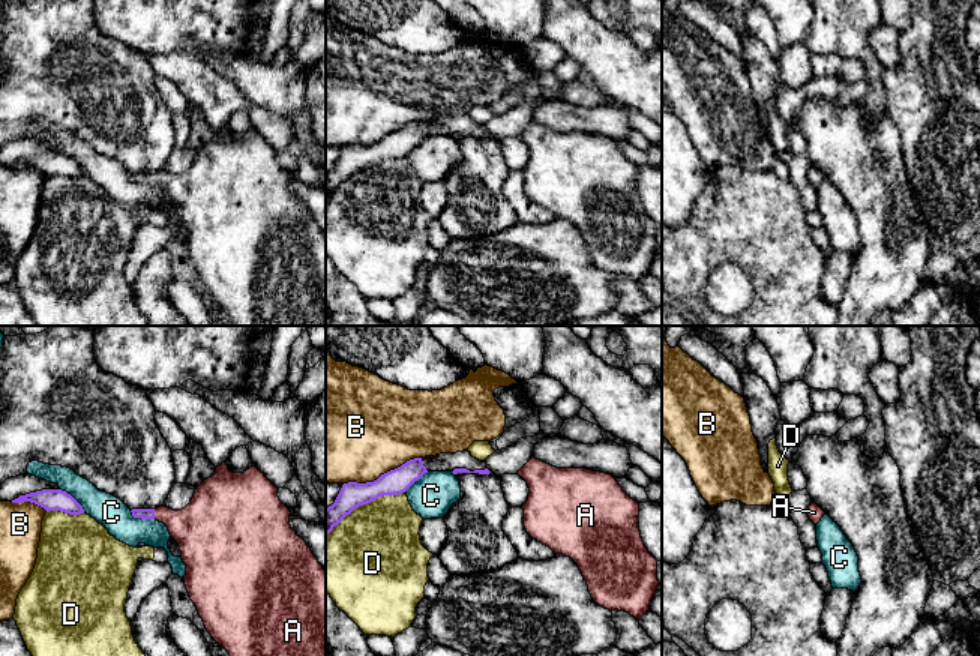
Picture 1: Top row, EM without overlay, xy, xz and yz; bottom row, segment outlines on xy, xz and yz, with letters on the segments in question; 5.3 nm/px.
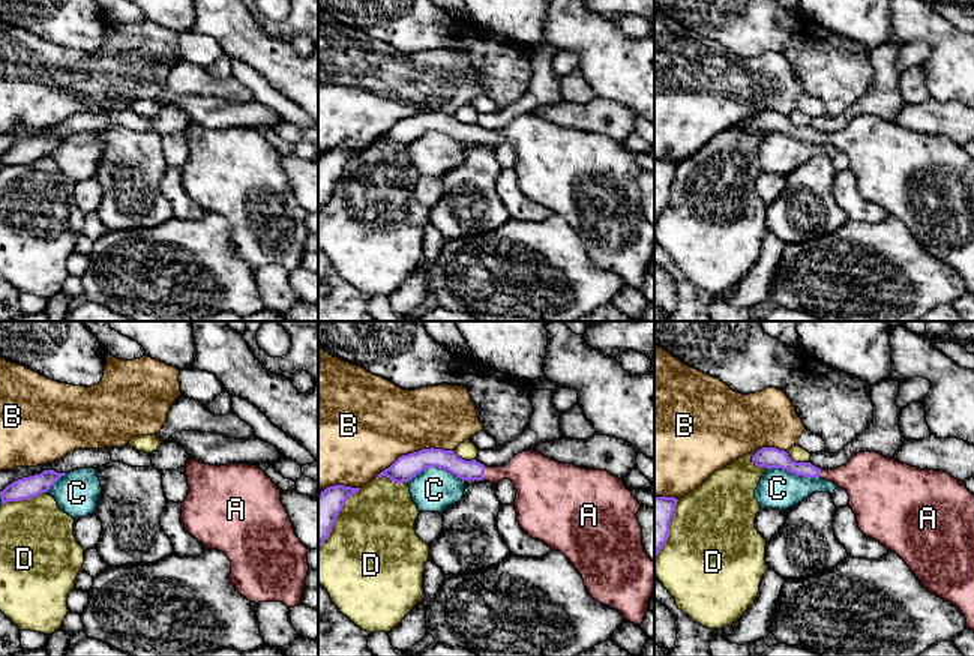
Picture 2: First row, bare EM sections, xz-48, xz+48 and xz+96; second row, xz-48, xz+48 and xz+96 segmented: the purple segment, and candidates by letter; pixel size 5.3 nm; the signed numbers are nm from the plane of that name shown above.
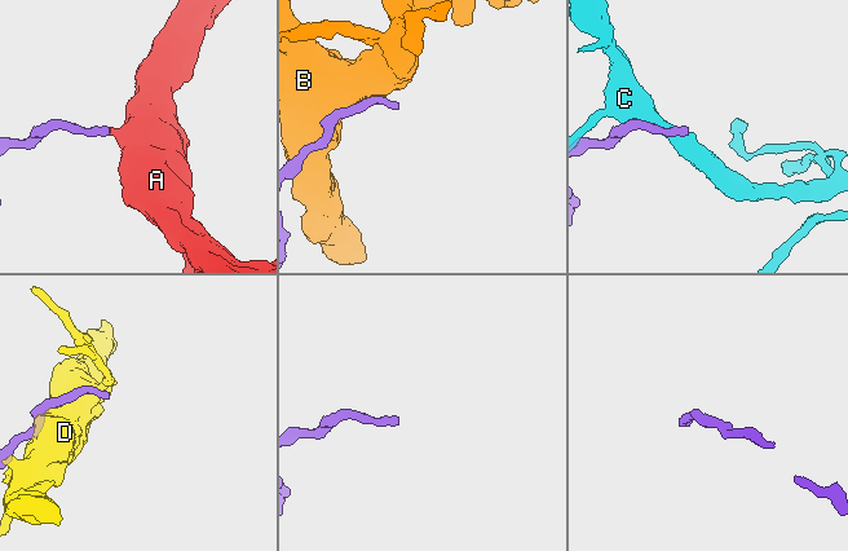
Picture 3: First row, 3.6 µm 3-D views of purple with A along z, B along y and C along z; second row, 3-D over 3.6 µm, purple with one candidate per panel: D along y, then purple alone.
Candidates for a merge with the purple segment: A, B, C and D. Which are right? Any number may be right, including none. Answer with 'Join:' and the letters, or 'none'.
Join: A

